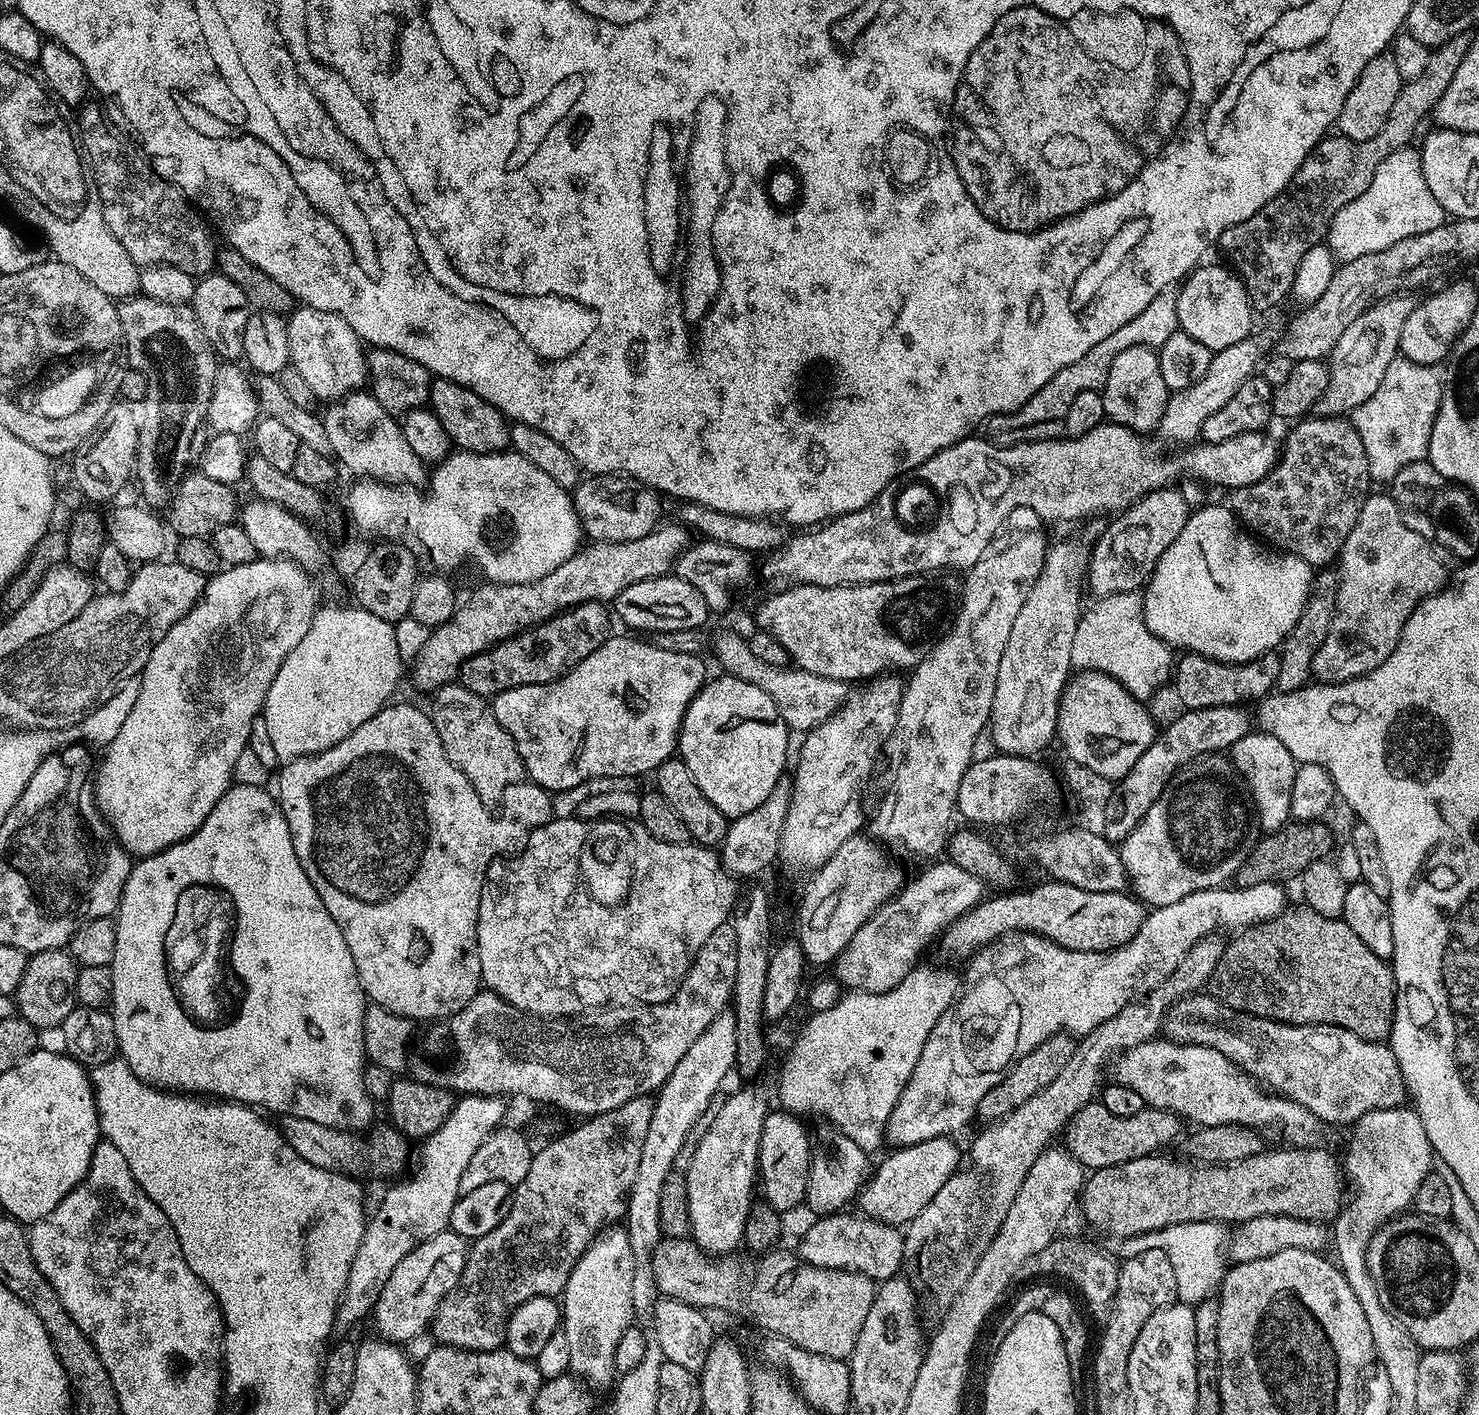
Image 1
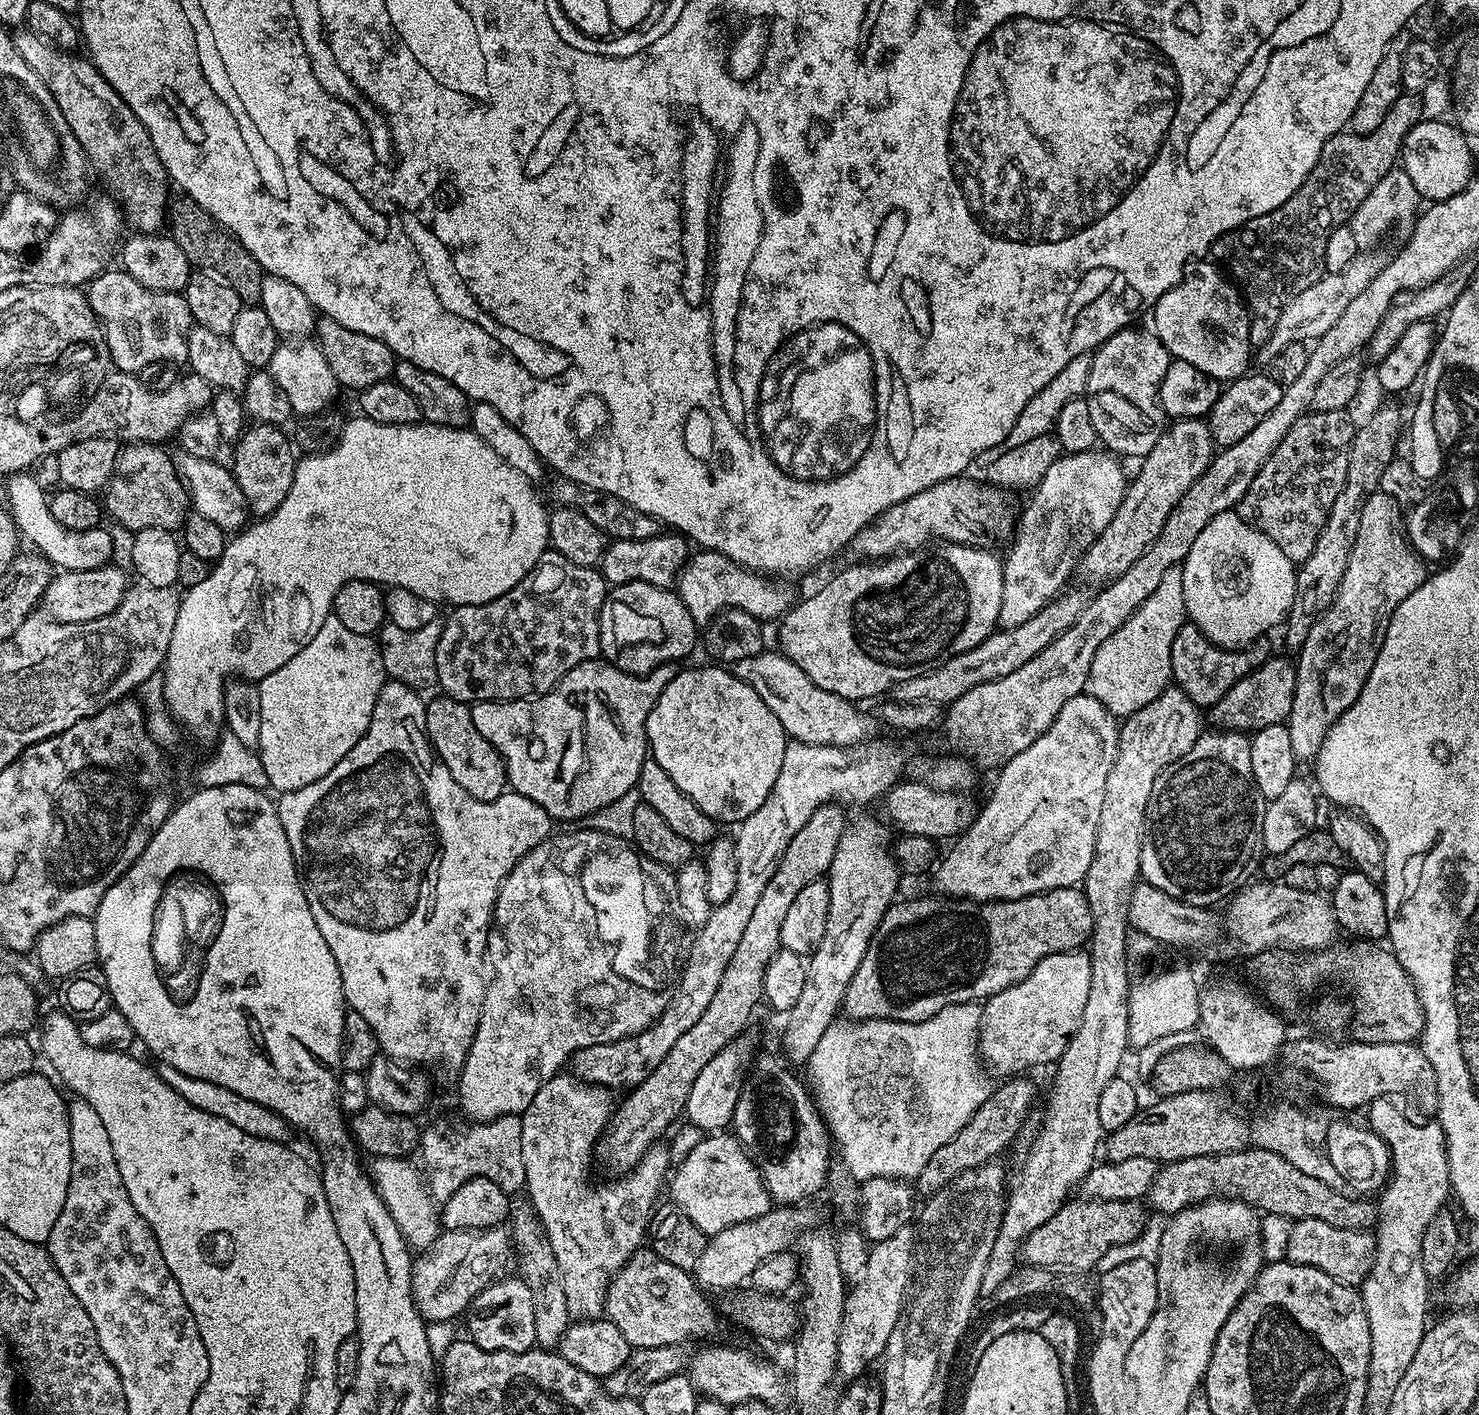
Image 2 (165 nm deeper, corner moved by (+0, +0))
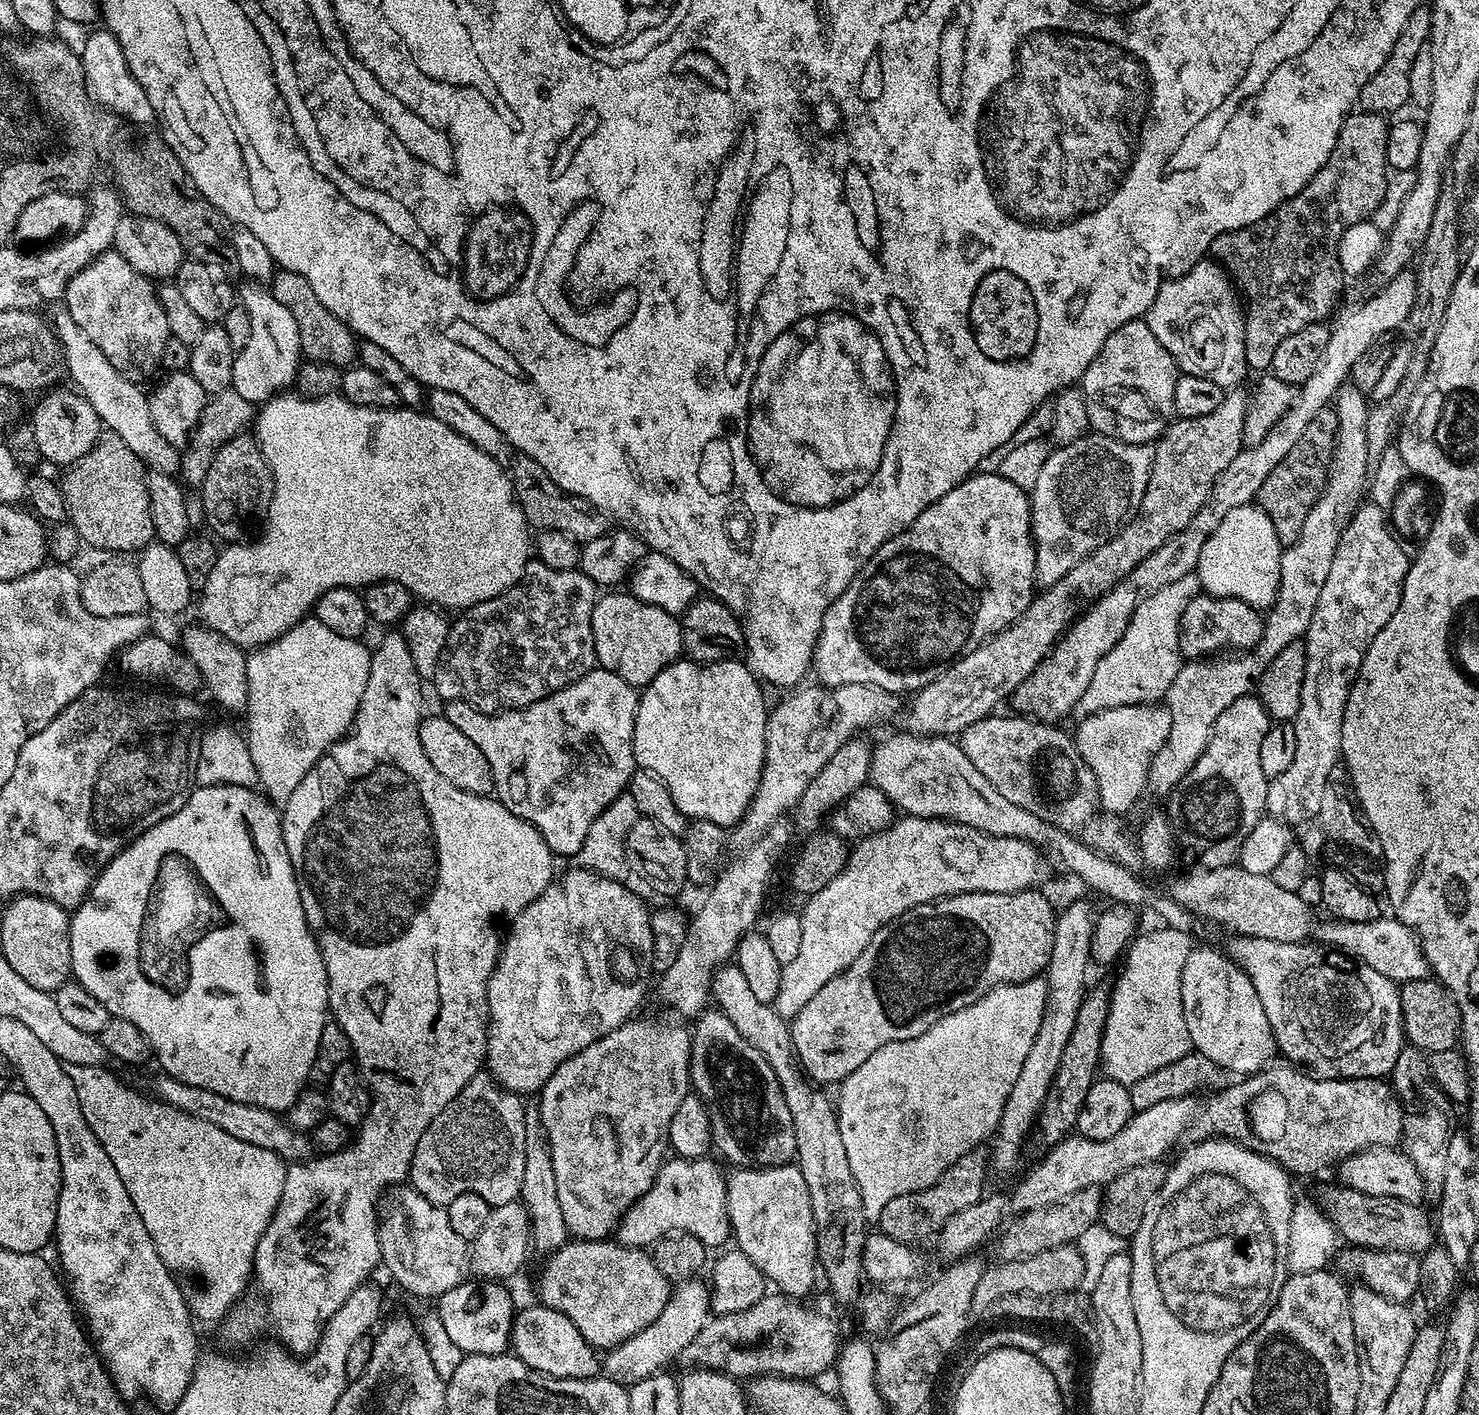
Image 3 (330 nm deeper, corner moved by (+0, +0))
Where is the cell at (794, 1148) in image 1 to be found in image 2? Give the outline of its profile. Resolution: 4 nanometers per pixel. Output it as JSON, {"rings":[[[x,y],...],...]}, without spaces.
{"rings":[[[721,1130],[700,1139],[704,1140],[698,1141],[685,1154],[684,1161],[677,1168],[675,1165],[670,1176],[672,1200],[680,1207],[679,1215],[683,1219],[694,1222],[694,1226],[698,1226],[698,1230],[702,1230],[705,1236],[711,1238],[735,1224],[741,1224],[771,1212],[774,1207],[772,1195],[764,1189],[764,1182],[760,1179],[760,1170],[756,1166],[756,1161],[745,1152],[743,1144],[739,1144],[735,1135],[731,1131]]]}

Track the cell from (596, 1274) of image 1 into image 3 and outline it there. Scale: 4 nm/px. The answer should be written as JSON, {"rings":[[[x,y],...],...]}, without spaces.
{"rings":[[[639,1016],[627,1020],[625,1024],[618,1026],[618,1030],[610,1030],[610,1034],[598,1038],[598,1042],[590,1042],[590,1046],[574,1054],[574,1058],[566,1058],[566,1062],[562,1062],[562,1066],[558,1066],[554,1074],[550,1074],[550,1078],[538,1093],[542,1126],[548,1135],[550,1158],[554,1162],[554,1186],[558,1186],[558,1203],[562,1206],[562,1218],[566,1218],[569,1233],[577,1240],[609,1239],[619,1229],[620,1219],[624,1217],[626,1210],[634,1206],[634,1202],[638,1202],[638,1198],[642,1198],[646,1190],[650,1190],[661,1164],[666,1159],[670,1118],[674,1118],[674,1110],[678,1110],[678,1105],[690,1094],[688,1063],[692,1053],[692,1037],[689,1029],[687,1027],[684,1029],[679,1024],[681,1023],[679,1019],[651,1020],[648,1016]]]}

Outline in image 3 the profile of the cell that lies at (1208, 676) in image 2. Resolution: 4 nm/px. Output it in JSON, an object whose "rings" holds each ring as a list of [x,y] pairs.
{"rings":[[[1201,594],[1195,596],[1182,610],[1180,619],[1181,657],[1188,660],[1212,658],[1225,650],[1247,650],[1264,636],[1264,616],[1261,609],[1250,606],[1238,598],[1218,598]]]}

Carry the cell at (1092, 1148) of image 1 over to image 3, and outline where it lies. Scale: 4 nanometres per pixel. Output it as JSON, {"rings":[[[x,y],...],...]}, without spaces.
{"rings":[[[1292,1066],[1272,1067],[1245,1075],[1236,1080],[1237,1084],[1215,1091],[1208,1105],[1197,1111],[1191,1139],[1233,1140],[1272,1160],[1293,1177],[1312,1176],[1331,1164],[1339,1165],[1363,1148],[1376,1144],[1391,1148],[1401,1143],[1404,1110],[1383,1079],[1321,1080]]]}

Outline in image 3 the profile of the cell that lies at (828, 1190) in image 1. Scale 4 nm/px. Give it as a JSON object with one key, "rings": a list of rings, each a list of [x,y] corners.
{"rings":[[[705,1010],[695,1017],[694,1024],[696,1024],[696,1029],[693,1027],[690,1032],[692,1037],[692,1053],[688,1063],[688,1075],[695,1095],[699,1096],[708,1105],[708,1116],[712,1120],[712,1143],[715,1151],[717,1153],[720,1151],[729,1160],[729,1165],[741,1168],[773,1168],[774,1166],[793,1163],[796,1159],[794,1118],[790,1118],[790,1106],[786,1106],[786,1098],[782,1094],[782,1086],[778,1082],[774,1070],[770,1070],[770,1062],[766,1062],[766,1058],[762,1058],[762,1054],[758,1054],[758,1050],[754,1050],[754,1046],[750,1046],[750,1042],[746,1042],[746,1038],[742,1038],[742,1034],[738,1034],[738,1030],[734,1030],[734,1022],[730,1022],[730,1018],[726,1018],[724,1012]]]}

